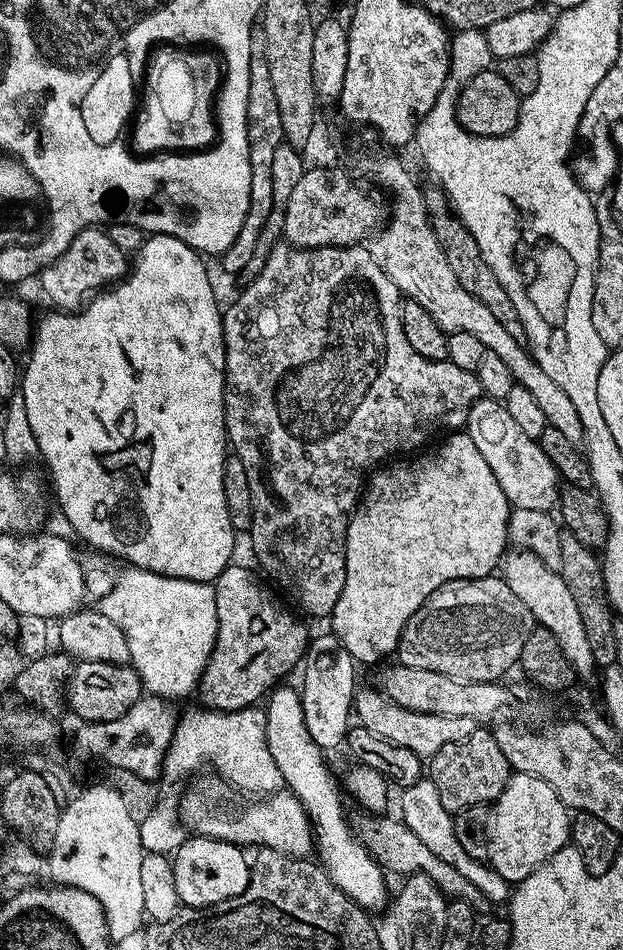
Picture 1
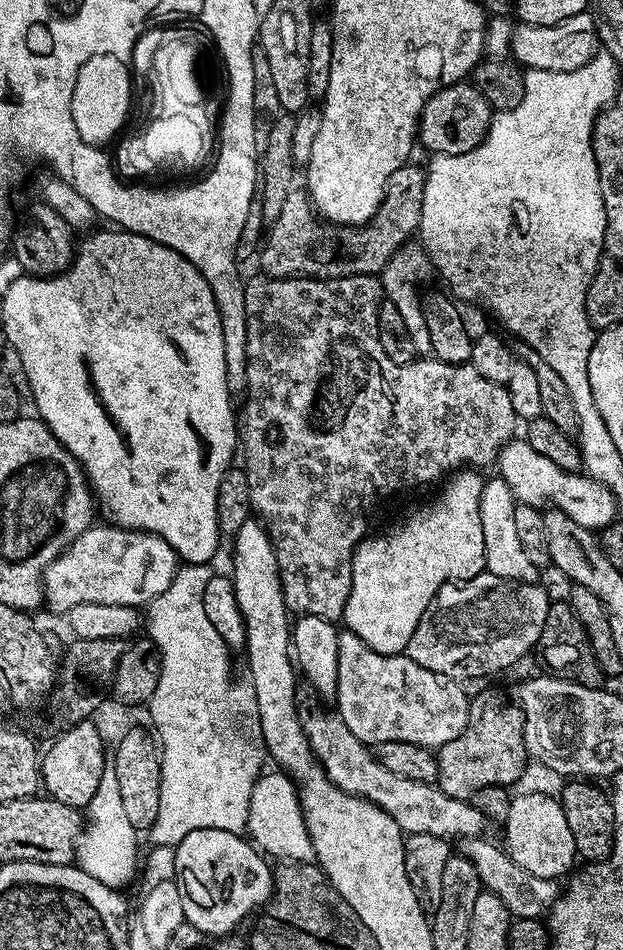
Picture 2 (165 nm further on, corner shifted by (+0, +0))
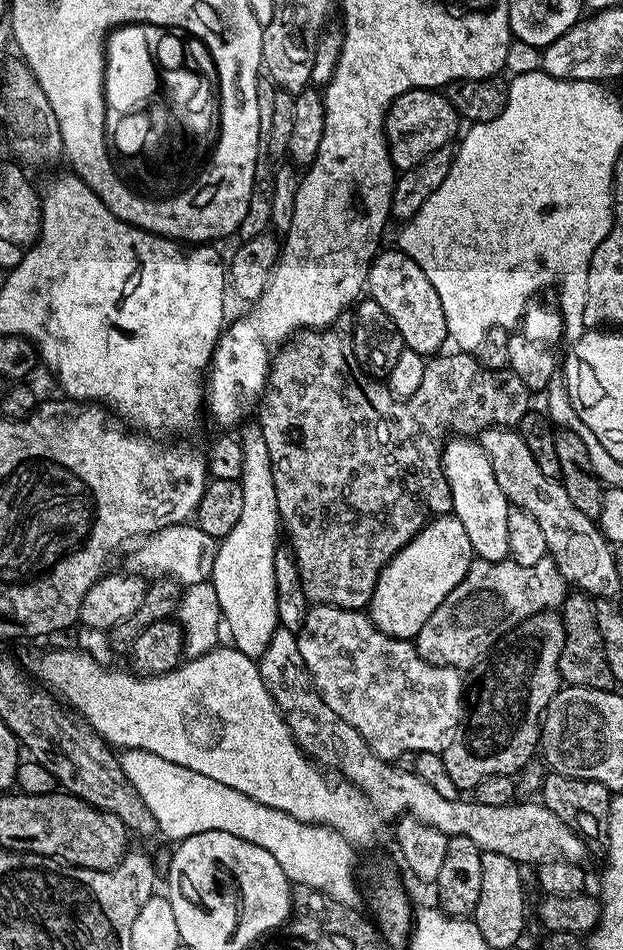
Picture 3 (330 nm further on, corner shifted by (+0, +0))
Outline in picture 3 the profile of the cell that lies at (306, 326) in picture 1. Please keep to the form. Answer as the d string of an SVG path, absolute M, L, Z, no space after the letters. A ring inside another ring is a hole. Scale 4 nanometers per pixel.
M333 326L298 332L287 342L280 345L268 365L268 381L264 387L264 395L260 397L258 405L258 413L260 412L258 423L262 430L262 438L266 438L266 450L270 450L270 462L274 470L274 490L278 494L280 523L286 533L287 543L288 540L292 543L288 544L296 560L298 574L301 575L305 598L312 606L325 604L335 608L364 610L367 609L368 603L372 601L374 586L378 582L378 574L382 574L382 570L390 562L390 558L394 558L394 554L398 554L398 550L402 550L402 546L409 544L437 516L447 516L452 512L452 495L450 494L448 479L444 477L442 463L442 441L445 437L449 434L459 434L464 438L472 438L481 432L485 432L488 428L510 428L519 425L523 421L524 415L530 410L530 404L528 404L530 393L526 382L522 382L522 378L518 378L518 374L514 374L511 368L490 370L479 364L475 355L452 350L449 356L444 356L445 354L437 355L427 365L422 378L422 386L418 386L418 390L414 390L410 399L397 402L392 393L388 391L387 383L373 378L365 372L361 364L356 363L352 333L347 327L340 327Z

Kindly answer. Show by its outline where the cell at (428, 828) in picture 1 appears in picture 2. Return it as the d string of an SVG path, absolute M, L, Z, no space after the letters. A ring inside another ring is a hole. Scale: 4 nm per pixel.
M483 835L459 837L459 855L470 858L474 870L478 870L481 885L487 891L498 894L502 902L506 902L506 910L512 917L541 919L550 911L554 901L561 896L561 885L555 880L538 878L538 874L530 874L530 870L522 870L522 866L518 866L518 862L511 860L507 851L499 843L491 844L484 839Z

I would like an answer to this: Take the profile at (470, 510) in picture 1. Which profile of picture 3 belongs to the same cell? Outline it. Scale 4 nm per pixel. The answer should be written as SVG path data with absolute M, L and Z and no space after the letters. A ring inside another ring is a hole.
M455 514L437 516L409 544L402 546L382 574L378 574L372 601L366 609L374 626L399 640L412 640L426 626L426 618L442 606L446 594L466 578L473 563L470 537L462 522L458 522Z

